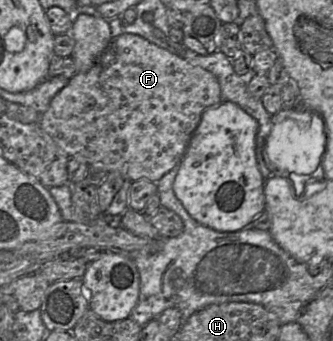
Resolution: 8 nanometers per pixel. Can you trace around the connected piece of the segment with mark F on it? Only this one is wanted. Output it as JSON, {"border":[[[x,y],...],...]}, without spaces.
{"border":[[[122,34],[111,40],[108,47],[88,71],[75,74],[69,83],[54,96],[48,110],[41,114],[38,124],[69,158],[83,156],[88,165],[102,167],[107,172],[118,172],[131,182],[149,180],[157,183],[165,173],[179,164],[188,141],[199,123],[202,112],[207,107],[217,105],[221,101],[218,80],[211,72],[199,66],[191,65],[182,57],[149,42],[139,35]]]}

